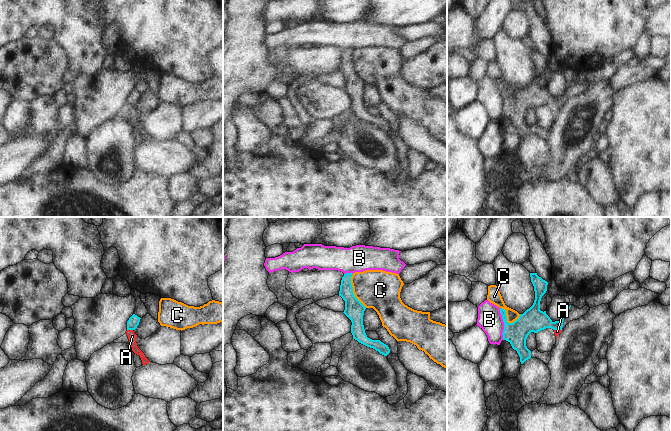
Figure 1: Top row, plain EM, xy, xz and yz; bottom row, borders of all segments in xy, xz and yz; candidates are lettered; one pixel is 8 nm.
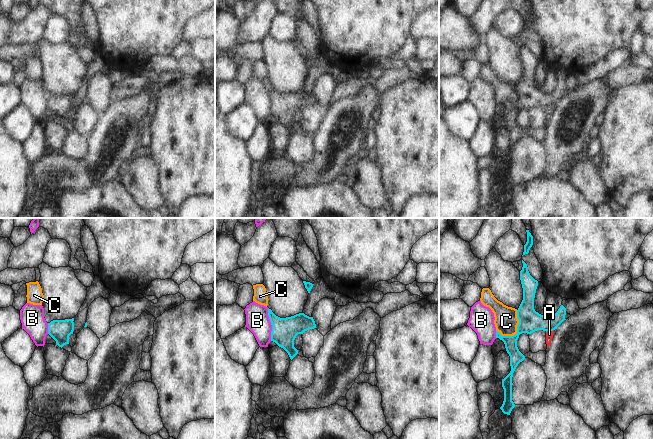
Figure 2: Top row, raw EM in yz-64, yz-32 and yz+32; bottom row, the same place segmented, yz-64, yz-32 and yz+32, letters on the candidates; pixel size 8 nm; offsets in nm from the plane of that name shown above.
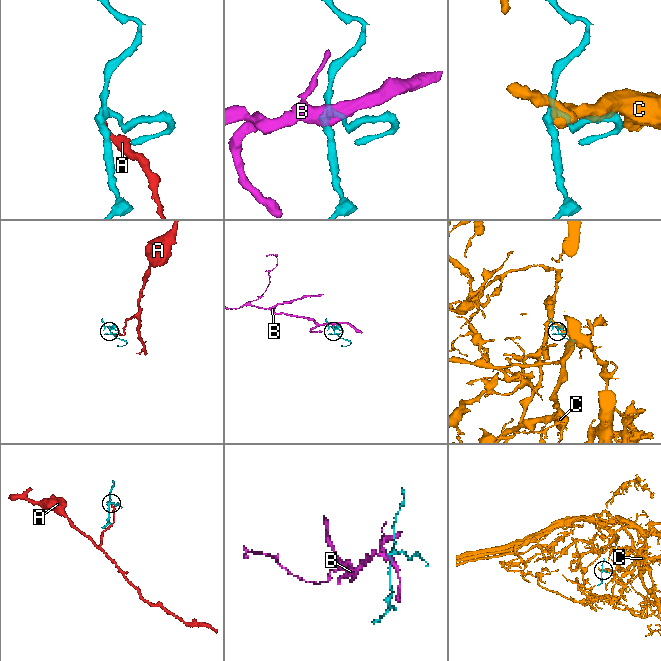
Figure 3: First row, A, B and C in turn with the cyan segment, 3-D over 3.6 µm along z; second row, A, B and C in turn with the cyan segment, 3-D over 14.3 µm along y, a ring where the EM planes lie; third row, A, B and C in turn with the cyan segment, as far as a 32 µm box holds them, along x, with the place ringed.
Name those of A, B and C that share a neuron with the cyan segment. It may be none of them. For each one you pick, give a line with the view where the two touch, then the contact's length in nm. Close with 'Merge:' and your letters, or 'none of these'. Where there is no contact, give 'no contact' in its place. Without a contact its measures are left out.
Merge: none of these

